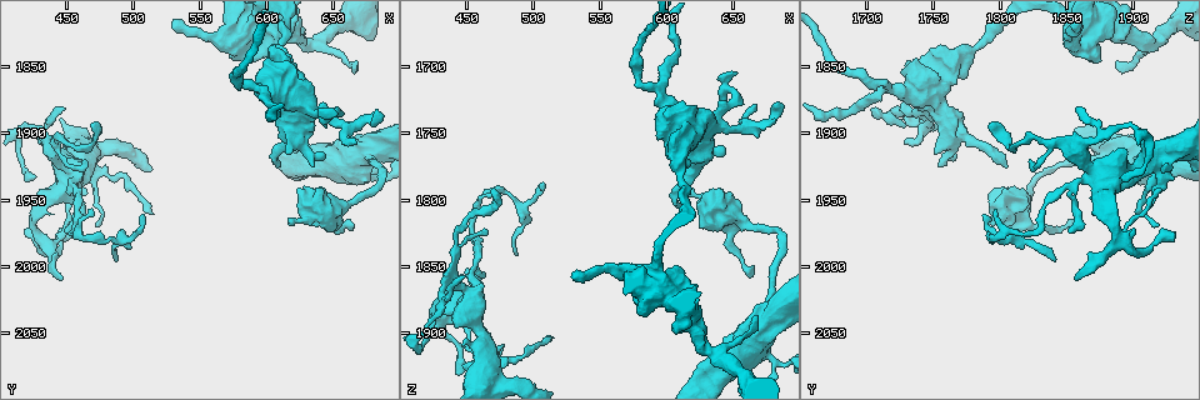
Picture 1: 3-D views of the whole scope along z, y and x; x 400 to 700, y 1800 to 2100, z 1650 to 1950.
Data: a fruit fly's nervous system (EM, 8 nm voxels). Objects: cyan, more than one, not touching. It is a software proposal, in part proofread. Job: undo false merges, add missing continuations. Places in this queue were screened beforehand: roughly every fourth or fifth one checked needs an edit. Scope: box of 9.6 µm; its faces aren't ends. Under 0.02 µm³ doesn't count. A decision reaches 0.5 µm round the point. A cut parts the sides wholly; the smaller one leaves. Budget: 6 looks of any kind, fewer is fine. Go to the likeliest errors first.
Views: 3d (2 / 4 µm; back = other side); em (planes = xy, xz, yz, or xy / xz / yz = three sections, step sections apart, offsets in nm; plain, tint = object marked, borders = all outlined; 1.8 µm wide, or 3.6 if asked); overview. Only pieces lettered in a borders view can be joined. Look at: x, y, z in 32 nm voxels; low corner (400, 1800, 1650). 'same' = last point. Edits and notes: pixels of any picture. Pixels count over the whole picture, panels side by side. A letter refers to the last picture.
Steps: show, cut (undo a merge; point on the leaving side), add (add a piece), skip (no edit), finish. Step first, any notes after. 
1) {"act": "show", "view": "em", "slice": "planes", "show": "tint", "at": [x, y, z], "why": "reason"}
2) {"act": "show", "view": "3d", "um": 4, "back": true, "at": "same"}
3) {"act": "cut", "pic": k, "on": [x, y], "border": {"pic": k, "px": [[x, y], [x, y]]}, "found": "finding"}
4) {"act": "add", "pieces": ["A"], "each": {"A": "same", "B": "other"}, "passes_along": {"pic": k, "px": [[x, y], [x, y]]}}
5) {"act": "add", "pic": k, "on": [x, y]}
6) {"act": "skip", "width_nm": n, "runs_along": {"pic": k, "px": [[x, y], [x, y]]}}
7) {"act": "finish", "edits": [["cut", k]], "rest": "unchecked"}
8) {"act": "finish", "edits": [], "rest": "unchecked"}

{"act": "show", "view": "em", "slice": "yz", "step": 4, "show": "tint", "at": [664, 1974, 1858], "why": "tapers out"}

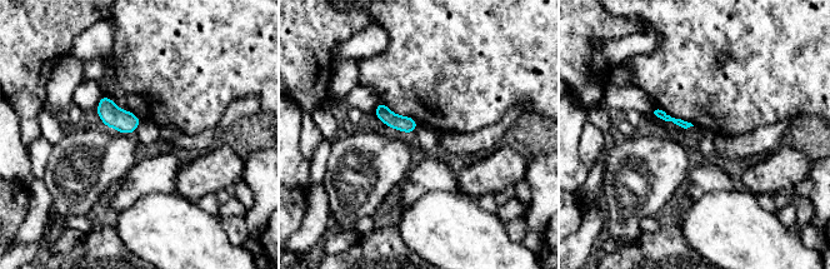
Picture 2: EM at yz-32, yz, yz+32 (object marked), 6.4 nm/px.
{"act": "show", "view": "em", "slice": "planes", "show": "borders", "at": "same", "why": "another direction"}

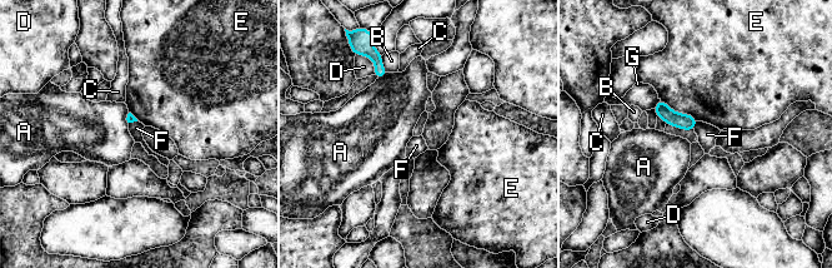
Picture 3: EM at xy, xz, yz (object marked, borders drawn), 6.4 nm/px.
{"act": "skip", "longest_contact_nm": ["E", 280], "each": {"A": "other", "B": "other", "C": "other", "D": "other", "E": "other", "F": "other", "G": "other"}, "border": {"pic": 3, "px": [[697, 122], [693, 129]]}, "found": "no lettered piece goes on from it"}

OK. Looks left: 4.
{"act": "show", "view": "3d", "um": 2, "at": [608, 1928, 1804], "why": "free end"}

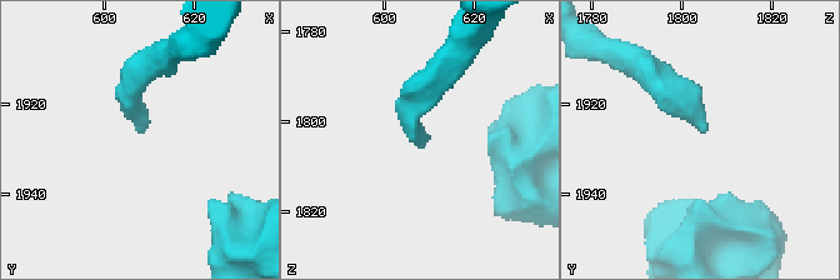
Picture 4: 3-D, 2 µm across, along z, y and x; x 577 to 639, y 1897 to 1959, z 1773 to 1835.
{"act": "show", "view": "em", "slice": "planes", "show": "tint", "at": [609, 1925, 1805], "why": "shape alone is not enough"}

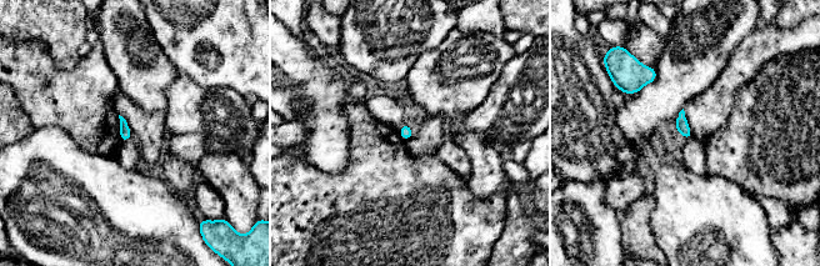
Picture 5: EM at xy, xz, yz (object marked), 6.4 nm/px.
{"act": "show", "view": "em", "slice": "planes", "show": "borders", "at": "same"}

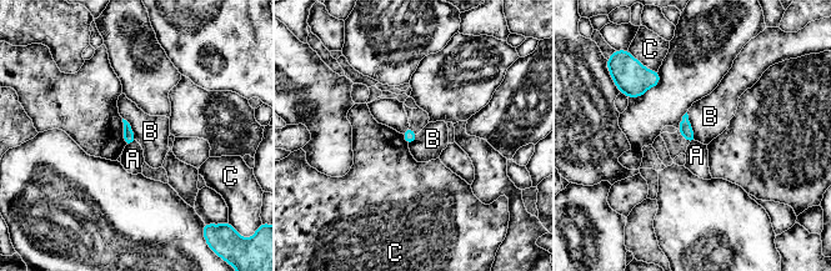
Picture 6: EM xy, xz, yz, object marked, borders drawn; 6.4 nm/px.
{"act": "skip", "each": {"A": "other", "B": "other", "C": "other"}, "border": {"pic": 6, "px": [[686, 113], [694, 136], [697, 140]]}, "found": "no lettered piece goes on from it"}

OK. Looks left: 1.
{"act": "show", "view": "em", "um": 3.6, "slice": "planes", "show": "borders", "at": [678, 1918, 1868], "why": "calibre changes"}

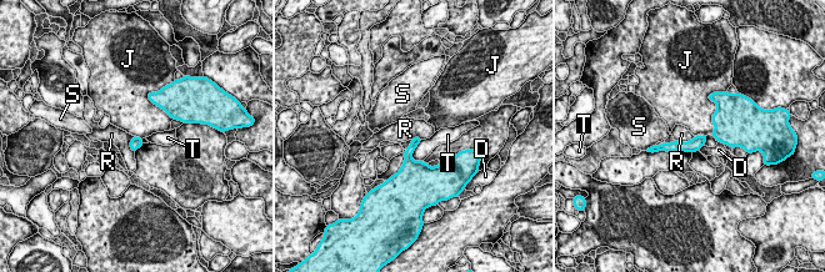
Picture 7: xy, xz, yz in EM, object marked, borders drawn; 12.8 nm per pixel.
{"act": "skip", "longest_contact_nm": ["J", 460], "each": {"D": "other", "J": "other", "R": "other", "S": "other", "T": "other"}, "runs_along": {"pic": 7, "px": [[703, 139], [693, 146], [663, 147]]}, "found": "continuous, no second neuron"}

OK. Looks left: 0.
{"act": "finish", "edits": [], "rest": "unchecked"}

